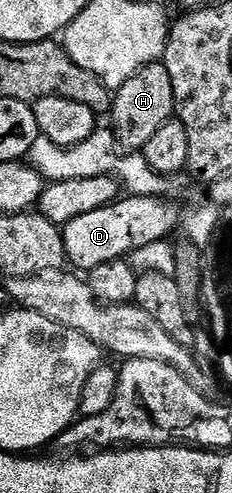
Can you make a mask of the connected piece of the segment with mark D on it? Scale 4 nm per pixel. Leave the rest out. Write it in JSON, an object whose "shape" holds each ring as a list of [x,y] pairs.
{"shape":[[[128,195],[109,203],[103,208],[95,209],[93,212],[87,212],[82,216],[76,217],[75,220],[69,221],[66,226],[62,227],[62,238],[66,261],[78,271],[91,271],[106,263],[107,260],[126,257],[147,244],[164,241],[174,229],[177,230],[180,225],[180,207],[169,202],[170,199],[158,196],[135,196]]]}

